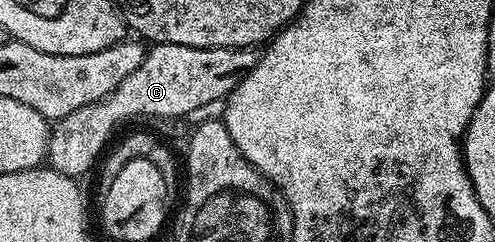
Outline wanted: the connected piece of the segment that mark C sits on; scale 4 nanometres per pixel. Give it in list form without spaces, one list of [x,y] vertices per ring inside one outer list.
[[[175,43],[154,44],[146,52],[143,63],[139,63],[139,67],[135,71],[131,71],[131,75],[127,75],[127,79],[123,79],[123,83],[119,83],[119,87],[115,87],[115,91],[111,91],[111,95],[107,95],[101,101],[91,103],[87,107],[81,107],[79,111],[73,111],[71,115],[67,115],[50,128],[48,168],[59,171],[68,177],[81,179],[81,176],[93,164],[93,168],[98,164],[99,158],[106,152],[107,146],[110,144],[109,136],[116,131],[120,121],[129,121],[132,117],[185,119],[188,112],[194,110],[195,107],[212,106],[212,101],[224,102],[233,92],[233,88],[255,68],[258,56],[256,48],[200,49],[199,47],[183,47]]]

